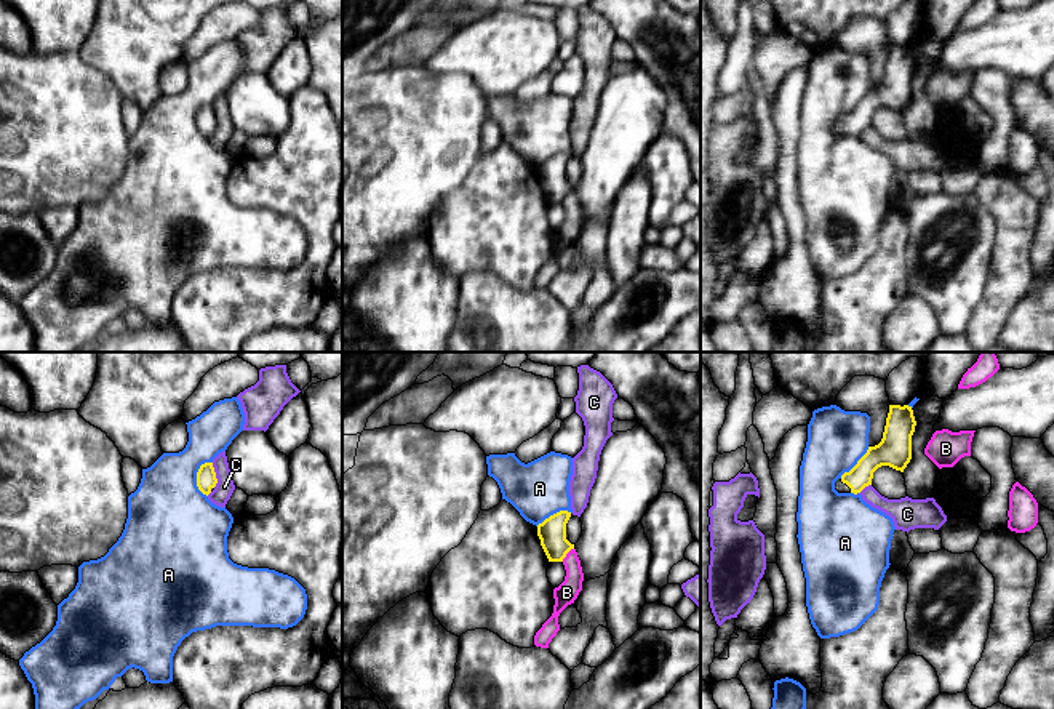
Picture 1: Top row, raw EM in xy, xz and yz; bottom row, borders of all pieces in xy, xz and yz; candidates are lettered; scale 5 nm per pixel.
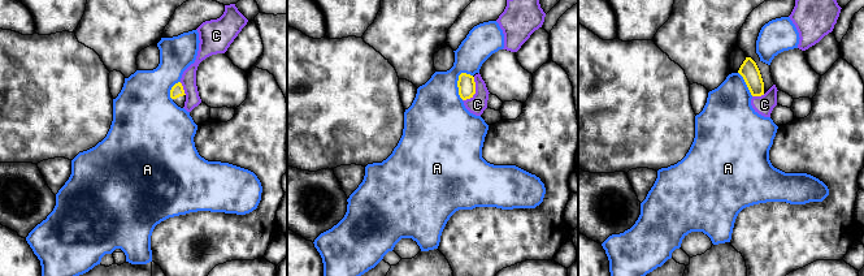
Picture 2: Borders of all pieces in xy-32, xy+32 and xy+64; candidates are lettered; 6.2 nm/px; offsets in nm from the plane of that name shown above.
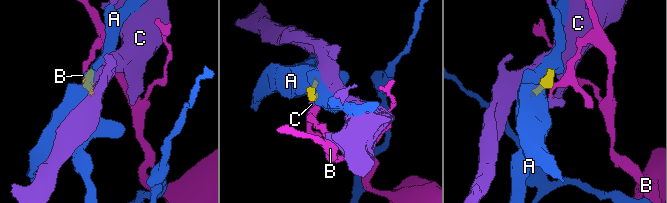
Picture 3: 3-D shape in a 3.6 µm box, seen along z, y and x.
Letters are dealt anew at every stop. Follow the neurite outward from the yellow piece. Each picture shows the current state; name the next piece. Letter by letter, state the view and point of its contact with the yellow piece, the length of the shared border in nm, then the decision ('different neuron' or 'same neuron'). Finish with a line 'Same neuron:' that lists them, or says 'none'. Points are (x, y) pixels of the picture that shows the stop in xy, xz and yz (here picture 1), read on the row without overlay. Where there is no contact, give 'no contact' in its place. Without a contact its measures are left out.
A: contact xy (197, 117); length 190 nm; different neuron
B: contact xz (566, 194); length 90 nm; different neuron
C: contact xy (215, 117); length 130 nm; different neuron
Same neuron: none

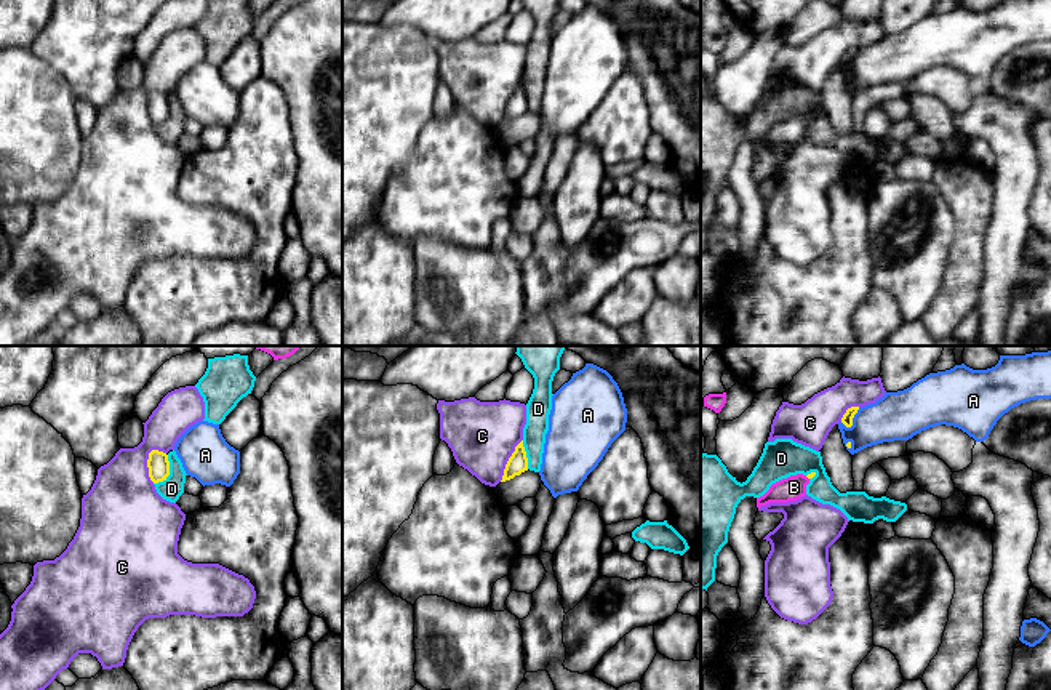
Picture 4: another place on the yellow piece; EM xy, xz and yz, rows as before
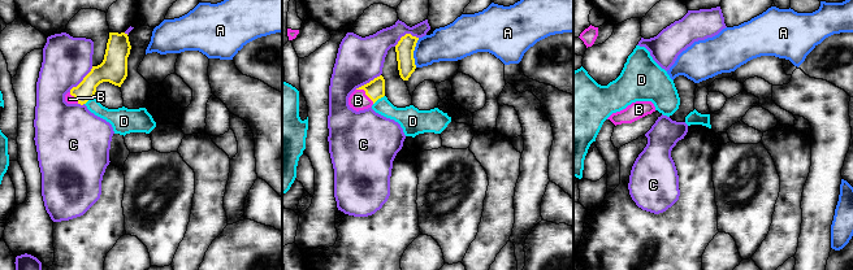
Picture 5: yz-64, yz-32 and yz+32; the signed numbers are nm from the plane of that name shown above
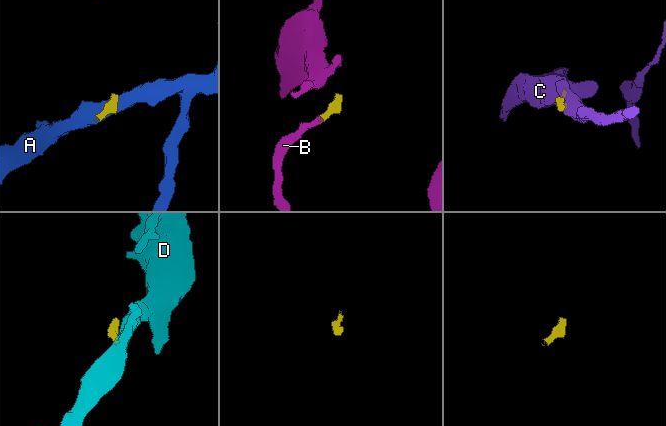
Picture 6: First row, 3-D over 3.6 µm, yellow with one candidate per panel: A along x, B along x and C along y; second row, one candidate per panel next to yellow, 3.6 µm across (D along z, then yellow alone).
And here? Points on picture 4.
A: contact yz (851, 61); length 120 nm; different neuron
B: no contact; same neuron
C: contact xy (147, 106); length 180 nm; different neuron
D: contact xy (168, 114); length 170 nm; different neuron
Same neuron: B

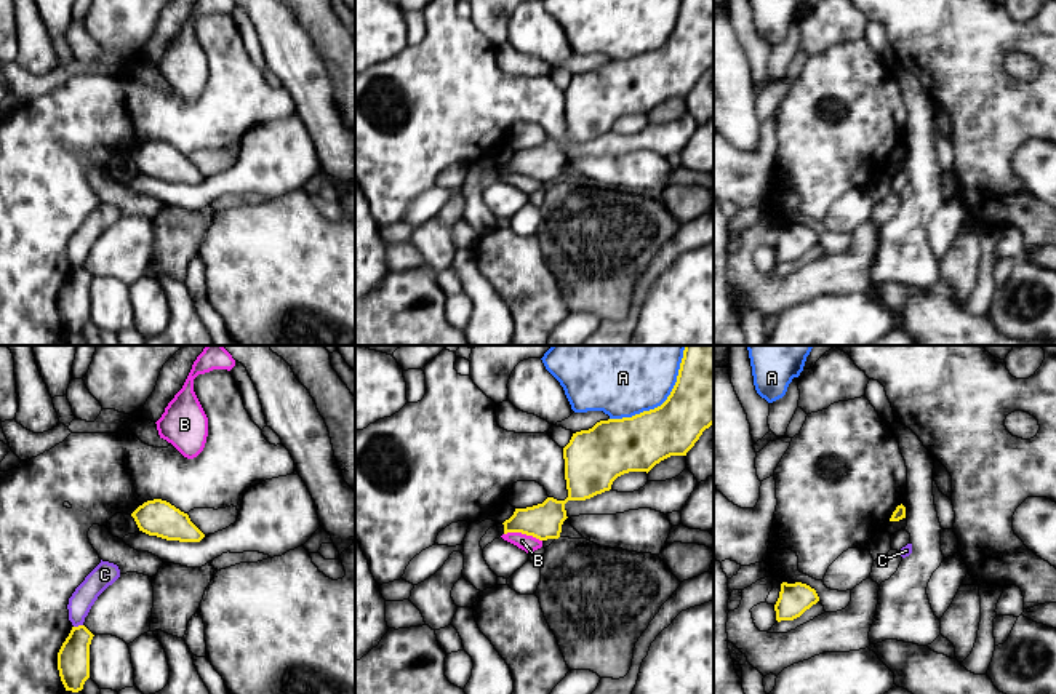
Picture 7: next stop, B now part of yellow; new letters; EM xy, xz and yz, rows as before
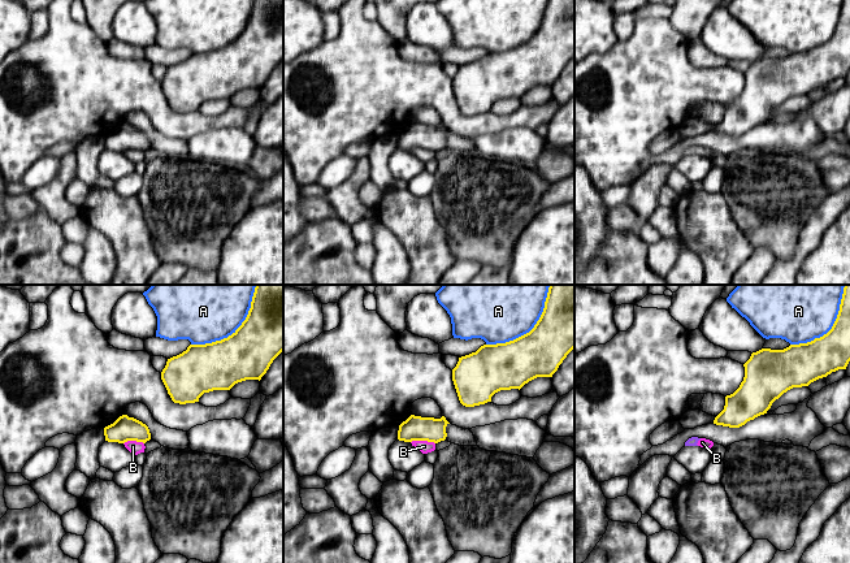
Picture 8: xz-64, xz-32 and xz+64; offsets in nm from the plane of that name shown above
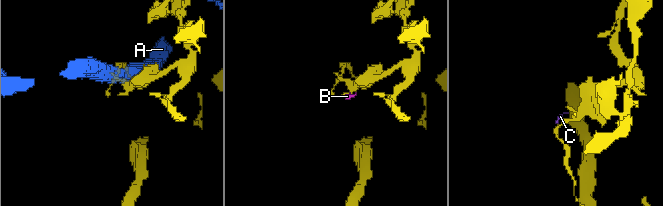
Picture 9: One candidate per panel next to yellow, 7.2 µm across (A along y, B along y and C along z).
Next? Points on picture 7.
A: contact xz (658, 48); length 480 nm; different neuron
B: contact xz (524, 175); length 200 nm; different neuron
C: contact xy (79, 267); length 50 nm; different neuron
Same neuron: none

